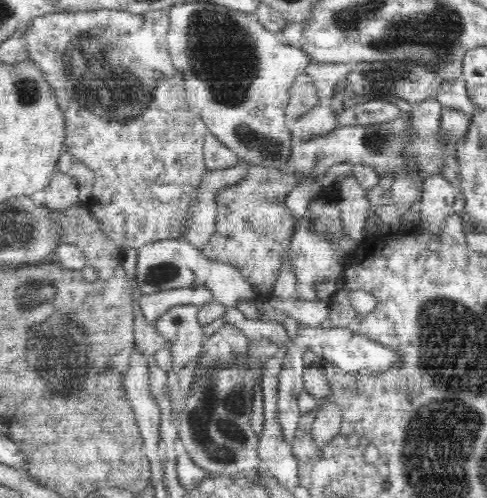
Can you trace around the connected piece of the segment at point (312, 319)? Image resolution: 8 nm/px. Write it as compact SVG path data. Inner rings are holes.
M275 296L268 298L269 303L275 310L281 310L290 317L295 318L302 325L309 327L319 327L328 318L330 305L322 300L306 300L300 297L282 300Z

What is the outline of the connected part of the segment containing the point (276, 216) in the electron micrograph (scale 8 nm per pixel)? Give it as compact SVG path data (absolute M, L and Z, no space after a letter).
M252 165L245 177L221 188L215 196L216 228L208 244L202 248L204 256L235 266L252 288L272 289L280 271L284 269L282 256L290 246L298 218L285 205L286 195L298 186L292 172Z

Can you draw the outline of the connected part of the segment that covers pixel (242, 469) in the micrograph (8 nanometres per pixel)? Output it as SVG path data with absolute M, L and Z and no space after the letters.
M194 305L172 306L170 310L161 314L154 324L157 332L164 334L164 338L168 341L168 346L158 350L153 356L158 368L168 374L173 370L182 372L189 368L193 372L194 380L185 403L179 438L183 442L188 456L200 468L204 468L204 471L208 472L211 477L256 475L263 466L257 449L264 424L263 395L259 389L259 382L262 380L266 360L283 353L284 350L268 340L250 343L246 339L246 335L231 324L224 324L213 336L206 338L197 319L198 310L199 307Z

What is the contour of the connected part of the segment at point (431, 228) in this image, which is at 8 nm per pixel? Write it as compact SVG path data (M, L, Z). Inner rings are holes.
M442 173L426 175L420 188L421 232L438 235L444 220L456 212L457 191Z

